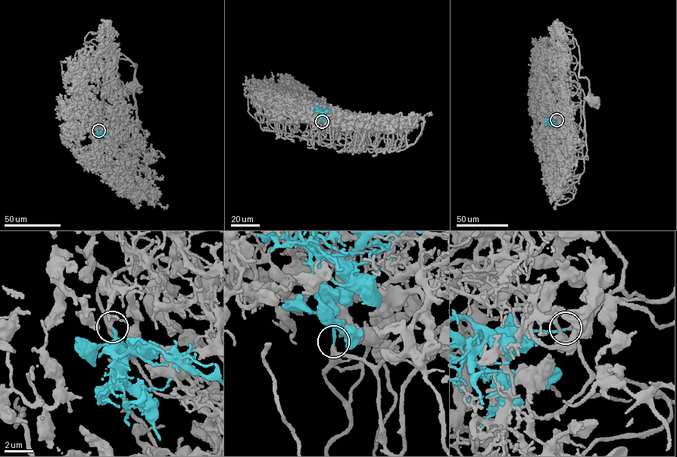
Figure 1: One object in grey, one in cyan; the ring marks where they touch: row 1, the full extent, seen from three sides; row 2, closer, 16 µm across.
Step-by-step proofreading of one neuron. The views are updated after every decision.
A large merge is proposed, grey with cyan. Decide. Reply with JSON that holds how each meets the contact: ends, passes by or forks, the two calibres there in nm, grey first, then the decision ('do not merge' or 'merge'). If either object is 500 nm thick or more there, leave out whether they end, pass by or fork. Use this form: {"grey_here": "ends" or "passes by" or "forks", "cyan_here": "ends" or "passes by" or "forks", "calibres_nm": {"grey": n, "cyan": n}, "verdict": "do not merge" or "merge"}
{"grey_here": "passes by", "cyan_here": "ends", "calibres_nm": {"grey": 320, "cyan": 180}, "verdict": "merge"}

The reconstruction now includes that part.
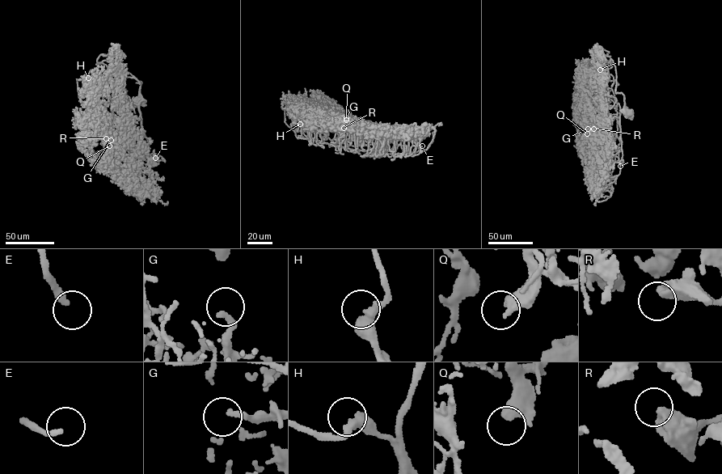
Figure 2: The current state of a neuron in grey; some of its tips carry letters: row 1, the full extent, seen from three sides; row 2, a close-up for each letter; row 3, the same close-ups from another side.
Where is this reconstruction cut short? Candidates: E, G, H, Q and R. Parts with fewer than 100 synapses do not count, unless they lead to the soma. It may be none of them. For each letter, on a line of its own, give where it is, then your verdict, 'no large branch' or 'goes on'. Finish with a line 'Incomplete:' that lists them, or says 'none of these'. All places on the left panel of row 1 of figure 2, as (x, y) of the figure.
E: place (155, 158); goes on
G: place (111, 140); no large branch
H: place (88, 78); goes on
Q: place (109, 146); no large branch
R: place (106, 138); no large branch
Incomplete: E, H

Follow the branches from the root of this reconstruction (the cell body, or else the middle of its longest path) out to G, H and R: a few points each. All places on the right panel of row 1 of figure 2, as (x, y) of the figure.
G: (626, 112), (623, 110), (620, 112), (620, 126), (616, 116), (606, 125), (594, 124), (588, 129)
H: (626, 112), (623, 110), (619, 112), (613, 90), (601, 84), (588, 71), (597, 72), (600, 69)
R: (626, 112), (623, 110), (620, 112), (620, 126), (616, 116), (608, 124), (601, 124), (593, 129)

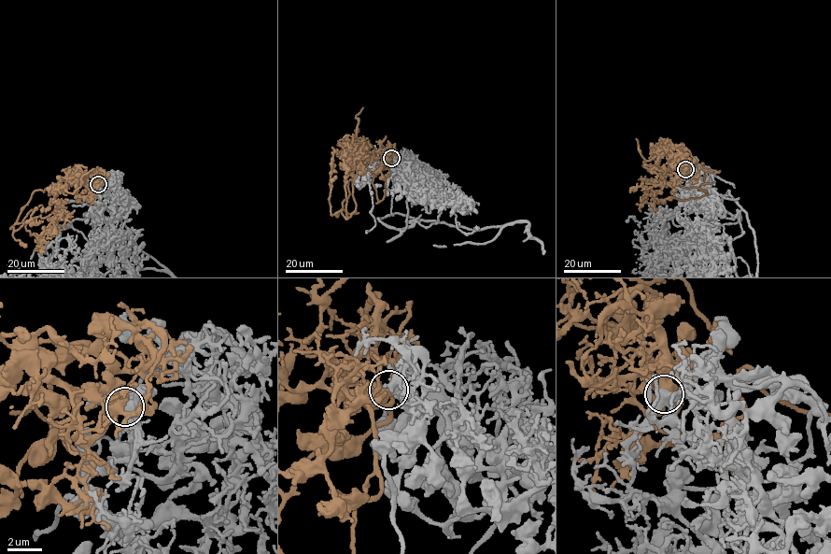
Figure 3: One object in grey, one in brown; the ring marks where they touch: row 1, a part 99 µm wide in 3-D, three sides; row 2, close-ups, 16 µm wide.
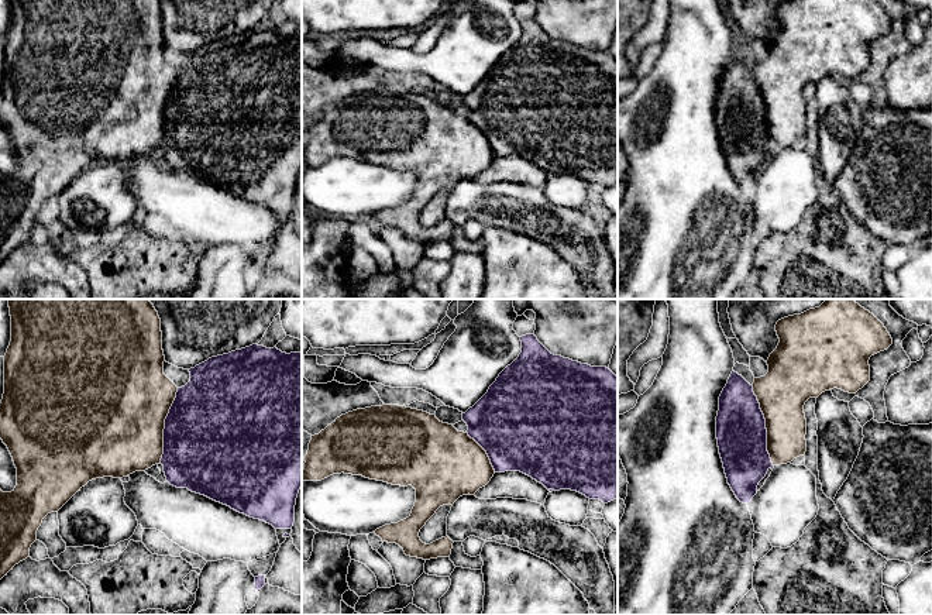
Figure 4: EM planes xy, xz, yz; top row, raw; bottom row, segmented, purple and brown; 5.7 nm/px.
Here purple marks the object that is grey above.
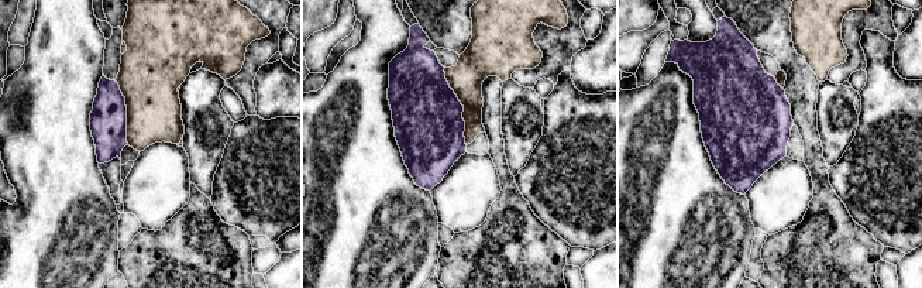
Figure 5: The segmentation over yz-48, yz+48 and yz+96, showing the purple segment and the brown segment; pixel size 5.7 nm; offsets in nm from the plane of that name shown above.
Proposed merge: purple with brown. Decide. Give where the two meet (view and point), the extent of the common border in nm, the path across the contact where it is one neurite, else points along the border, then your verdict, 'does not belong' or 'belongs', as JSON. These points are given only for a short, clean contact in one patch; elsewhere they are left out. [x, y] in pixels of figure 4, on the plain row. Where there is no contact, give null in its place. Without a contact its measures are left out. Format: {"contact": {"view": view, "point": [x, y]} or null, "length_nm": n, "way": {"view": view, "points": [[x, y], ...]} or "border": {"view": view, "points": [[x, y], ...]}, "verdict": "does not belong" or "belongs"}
{"contact": {"view": "yz", "point": [764, 110]}, "length_nm": 480, "verdict": "belongs"}

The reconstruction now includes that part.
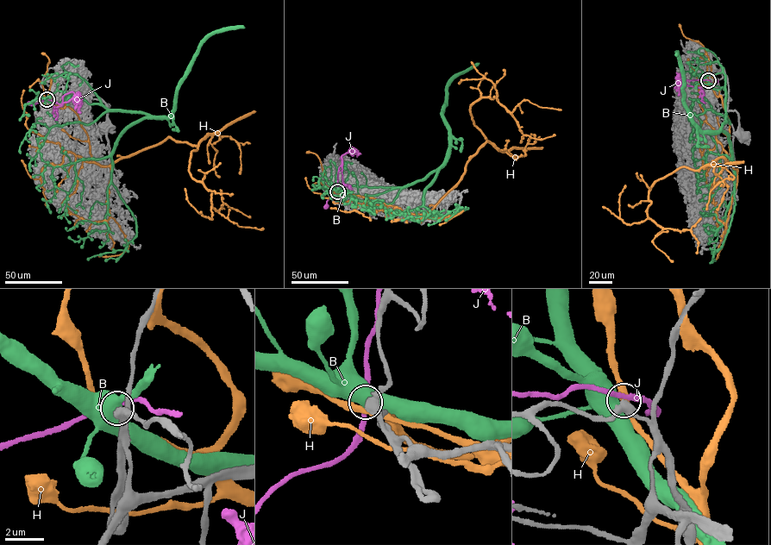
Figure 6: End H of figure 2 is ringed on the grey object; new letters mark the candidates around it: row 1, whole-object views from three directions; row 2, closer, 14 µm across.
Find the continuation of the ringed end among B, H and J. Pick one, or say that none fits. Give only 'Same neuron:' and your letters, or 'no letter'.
Same neuron: no letter

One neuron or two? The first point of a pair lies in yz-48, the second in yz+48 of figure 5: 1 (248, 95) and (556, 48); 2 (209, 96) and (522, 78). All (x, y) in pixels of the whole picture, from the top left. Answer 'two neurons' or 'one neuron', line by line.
1: one neuron
2: two neurons

